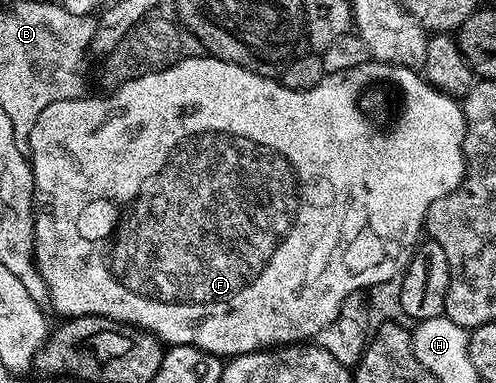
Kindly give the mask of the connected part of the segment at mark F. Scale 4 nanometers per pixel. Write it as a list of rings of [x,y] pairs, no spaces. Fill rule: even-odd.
[[[200,55],[201,57],[182,56],[171,67],[161,69],[157,73],[144,73],[142,77],[136,77],[130,81],[125,81],[115,90],[106,92],[105,97],[89,97],[82,95],[75,99],[63,99],[43,107],[43,111],[35,119],[35,127],[31,127],[27,144],[28,152],[31,154],[31,164],[33,167],[33,260],[37,262],[37,270],[42,279],[45,280],[45,292],[48,300],[53,300],[53,309],[57,313],[62,313],[62,318],[70,317],[106,317],[112,321],[120,321],[126,327],[136,327],[144,332],[152,333],[158,341],[166,346],[190,345],[199,347],[208,353],[214,353],[216,357],[228,359],[238,357],[244,353],[255,353],[259,349],[272,349],[282,345],[296,345],[308,342],[318,333],[324,334],[334,319],[339,315],[343,303],[350,300],[360,289],[364,291],[372,290],[379,283],[392,281],[398,276],[397,260],[401,256],[404,258],[418,244],[425,227],[425,216],[427,207],[435,203],[435,199],[443,199],[465,178],[465,152],[463,143],[465,142],[465,111],[462,102],[455,97],[448,97],[443,91],[435,88],[430,81],[417,69],[408,69],[402,65],[385,65],[381,61],[368,60],[359,63],[359,67],[351,67],[351,71],[335,71],[326,73],[325,78],[315,87],[310,89],[289,89],[282,85],[280,80],[272,77],[264,77],[255,71],[247,71],[247,67],[239,67],[235,63],[227,63],[223,59],[212,55]],[[390,77],[397,84],[397,89],[401,92],[401,110],[397,113],[397,118],[393,121],[390,129],[376,129],[374,123],[368,116],[365,116],[360,109],[359,99],[365,90],[376,86],[376,81],[385,81]]]

